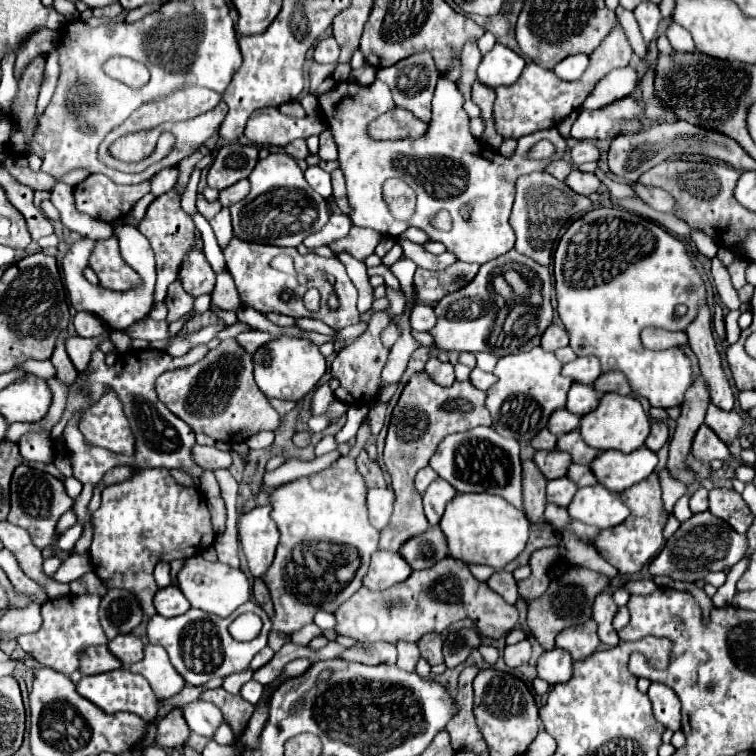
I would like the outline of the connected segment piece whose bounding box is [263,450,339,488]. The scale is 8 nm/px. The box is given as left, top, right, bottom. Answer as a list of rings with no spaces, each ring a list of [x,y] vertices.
[[[333,450],[325,456],[319,456],[311,462],[303,462],[303,460],[287,460],[283,466],[271,470],[271,472],[265,472],[263,476],[263,486],[265,488],[277,488],[285,482],[291,482],[295,478],[301,478],[301,476],[311,476],[315,472],[321,472],[325,470],[327,466],[331,466],[335,460],[339,458],[339,452]]]

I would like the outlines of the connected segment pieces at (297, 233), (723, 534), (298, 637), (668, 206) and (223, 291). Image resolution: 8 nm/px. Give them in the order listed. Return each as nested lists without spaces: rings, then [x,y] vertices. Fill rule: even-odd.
[[[285,152],[269,154],[253,168],[251,192],[229,210],[233,216],[233,234],[247,242],[273,246],[299,246],[309,234],[321,230],[327,220],[327,202],[305,180],[299,164]]]
[[[705,510],[703,514],[693,514],[679,526],[679,530],[665,542],[659,556],[651,560],[649,572],[653,576],[665,574],[671,580],[699,582],[705,580],[709,572],[721,572],[725,568],[735,566],[745,556],[745,552],[747,552],[747,536],[735,532],[727,522]]]
[[[309,624],[309,626],[301,628],[299,632],[295,632],[295,636],[291,636],[291,642],[299,644],[299,646],[307,646],[315,636],[321,636],[321,634],[323,634],[323,630],[319,626]]]
[[[633,182],[629,184],[633,188],[633,192],[645,202],[649,204],[651,208],[659,210],[659,212],[673,212],[675,210],[675,204],[673,204],[673,196],[661,188],[655,188],[655,186],[645,186],[645,184],[639,184],[639,182]]]
[[[219,274],[215,290],[211,292],[211,306],[219,310],[237,310],[241,306],[239,292],[235,288],[235,282],[229,274]]]

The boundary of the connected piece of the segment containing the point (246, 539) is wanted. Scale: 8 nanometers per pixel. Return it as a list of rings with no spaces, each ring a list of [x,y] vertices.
[[[255,506],[237,520],[239,542],[249,564],[249,572],[259,578],[273,562],[279,544],[279,530],[269,516],[271,506]]]

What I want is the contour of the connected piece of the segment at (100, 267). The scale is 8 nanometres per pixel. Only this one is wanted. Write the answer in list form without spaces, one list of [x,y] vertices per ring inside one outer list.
[[[113,234],[107,240],[97,240],[89,256],[89,266],[95,270],[103,288],[121,288],[121,282],[133,282],[133,268],[119,254],[119,240]]]

